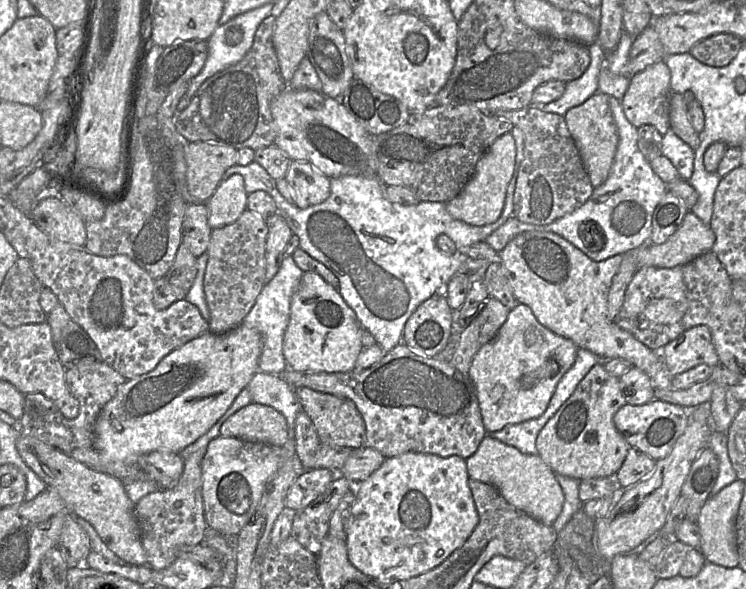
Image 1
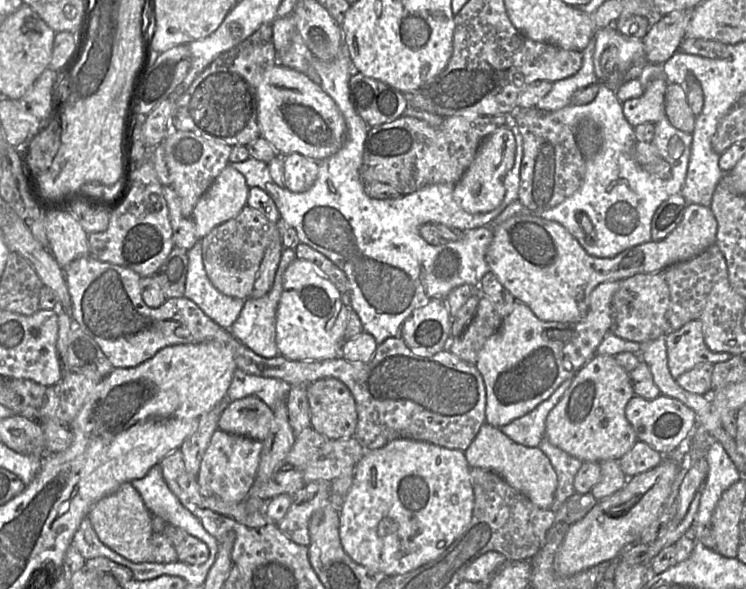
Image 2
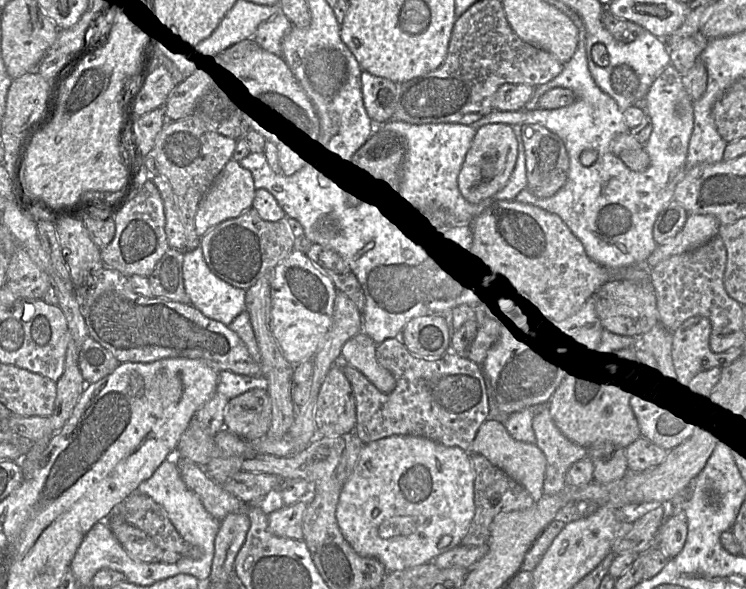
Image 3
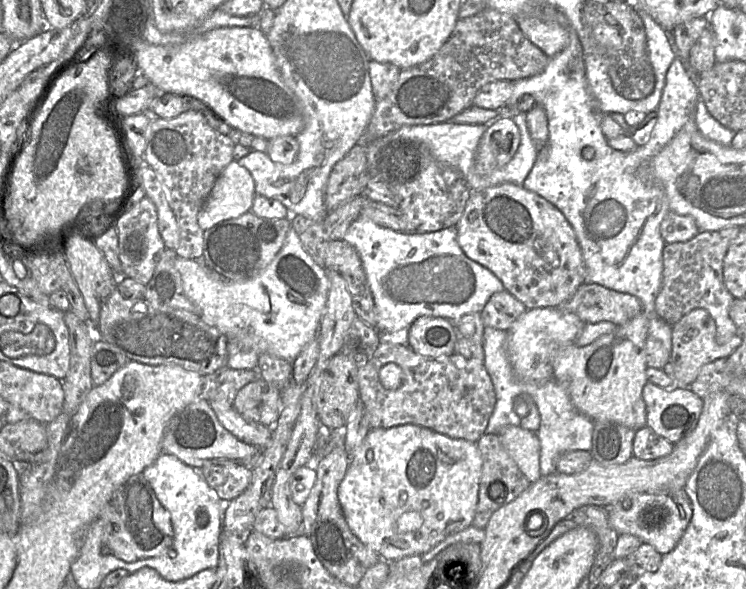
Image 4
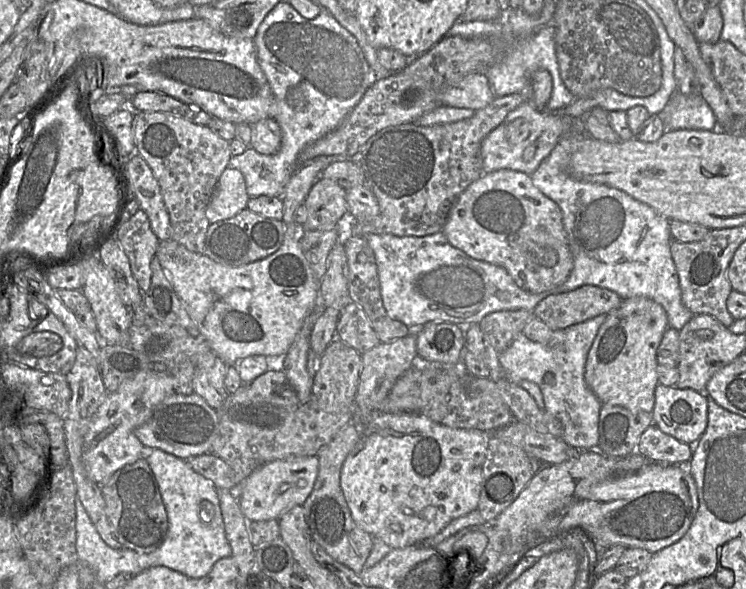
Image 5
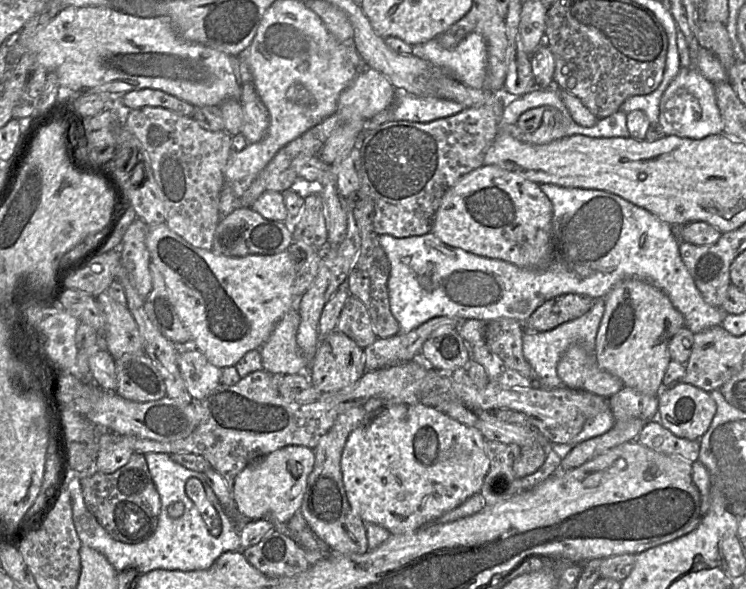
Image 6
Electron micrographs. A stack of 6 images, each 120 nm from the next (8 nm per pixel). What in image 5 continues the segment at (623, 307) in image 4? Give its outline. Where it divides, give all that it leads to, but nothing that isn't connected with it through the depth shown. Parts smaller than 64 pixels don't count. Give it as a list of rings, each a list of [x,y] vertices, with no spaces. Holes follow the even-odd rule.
[[[587,285],[546,297],[531,314],[552,331],[559,331],[596,316],[607,315],[618,308],[622,301],[623,299],[615,292]]]

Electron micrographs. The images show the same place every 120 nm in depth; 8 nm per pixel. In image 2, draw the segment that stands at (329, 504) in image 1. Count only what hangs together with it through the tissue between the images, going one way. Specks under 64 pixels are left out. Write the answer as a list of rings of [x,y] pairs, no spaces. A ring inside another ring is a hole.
[[[307,483],[293,497],[286,515],[276,525],[294,543],[308,547],[309,521],[312,514],[329,502],[330,483]]]

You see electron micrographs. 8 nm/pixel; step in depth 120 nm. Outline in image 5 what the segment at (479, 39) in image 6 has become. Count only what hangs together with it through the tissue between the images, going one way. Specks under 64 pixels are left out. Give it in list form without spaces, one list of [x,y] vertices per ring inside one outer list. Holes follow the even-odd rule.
[[[499,19],[488,21],[457,22],[445,37],[460,36],[462,38],[486,37],[498,43],[501,57],[483,73],[489,81],[495,97],[504,97],[511,94],[523,93],[532,83],[532,76],[538,70],[547,70],[552,77],[552,92],[547,109],[550,112],[561,112],[569,106],[575,97],[563,83],[555,49],[555,26],[546,25],[529,36],[513,35],[509,25],[503,25]]]

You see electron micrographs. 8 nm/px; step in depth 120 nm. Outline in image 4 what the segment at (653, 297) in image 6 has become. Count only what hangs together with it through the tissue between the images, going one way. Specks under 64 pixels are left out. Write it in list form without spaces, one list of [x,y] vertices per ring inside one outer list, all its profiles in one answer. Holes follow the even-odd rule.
[[[643,312],[588,346],[571,344],[554,355],[553,379],[565,387],[576,409],[594,422],[614,422],[635,431],[646,426],[643,389],[648,383],[645,346],[650,316]]]

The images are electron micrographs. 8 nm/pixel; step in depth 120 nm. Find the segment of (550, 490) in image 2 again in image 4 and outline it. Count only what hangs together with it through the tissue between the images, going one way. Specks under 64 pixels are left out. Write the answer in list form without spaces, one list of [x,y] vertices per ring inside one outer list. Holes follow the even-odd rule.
[[[508,426],[501,429],[497,436],[509,456],[531,484],[542,476],[540,472],[540,442],[537,433]]]

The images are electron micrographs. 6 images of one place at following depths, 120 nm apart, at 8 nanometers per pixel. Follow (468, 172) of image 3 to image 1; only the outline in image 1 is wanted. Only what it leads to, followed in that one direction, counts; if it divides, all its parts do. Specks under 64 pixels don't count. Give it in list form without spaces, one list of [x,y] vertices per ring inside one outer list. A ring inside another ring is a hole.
[[[511,132],[497,138],[476,164],[474,173],[462,192],[446,203],[446,210],[456,220],[472,226],[492,224],[500,217],[508,184],[514,174],[516,145]]]

